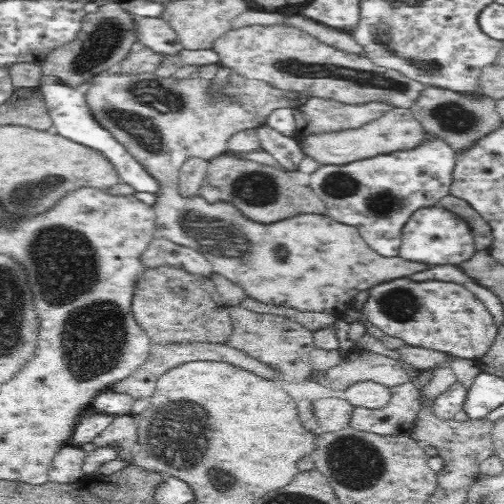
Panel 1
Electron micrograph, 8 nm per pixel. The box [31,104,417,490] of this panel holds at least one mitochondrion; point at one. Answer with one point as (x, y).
(171, 436)

